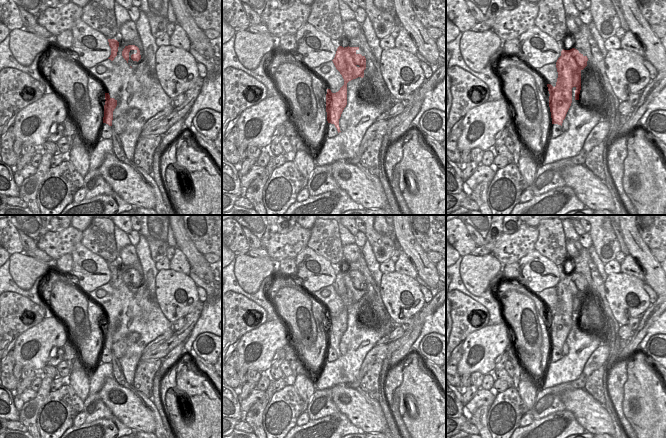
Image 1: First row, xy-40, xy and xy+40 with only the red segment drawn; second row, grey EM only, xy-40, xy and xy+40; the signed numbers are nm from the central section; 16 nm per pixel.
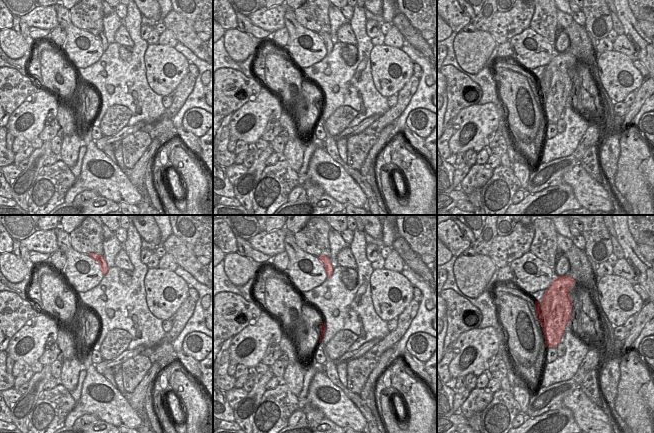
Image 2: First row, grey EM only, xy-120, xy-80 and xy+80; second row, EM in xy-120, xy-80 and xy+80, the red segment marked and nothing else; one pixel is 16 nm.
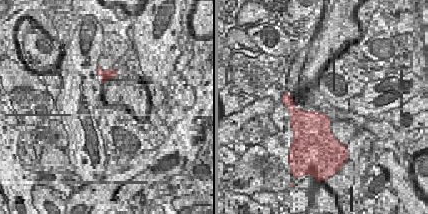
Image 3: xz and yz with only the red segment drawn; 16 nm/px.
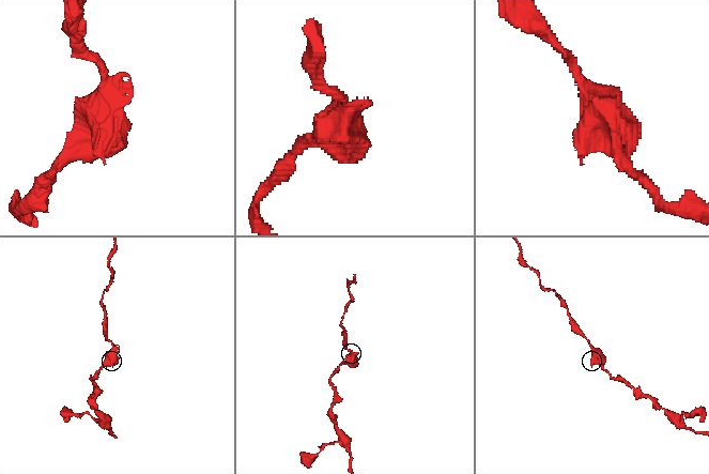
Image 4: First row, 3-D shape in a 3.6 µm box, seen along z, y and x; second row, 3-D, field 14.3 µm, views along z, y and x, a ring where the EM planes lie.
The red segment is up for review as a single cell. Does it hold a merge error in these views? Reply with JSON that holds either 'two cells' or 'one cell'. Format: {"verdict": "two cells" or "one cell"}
{"verdict": "two cells"}

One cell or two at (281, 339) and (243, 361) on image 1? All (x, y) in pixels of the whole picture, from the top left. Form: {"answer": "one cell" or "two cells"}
{"answer": "one cell"}

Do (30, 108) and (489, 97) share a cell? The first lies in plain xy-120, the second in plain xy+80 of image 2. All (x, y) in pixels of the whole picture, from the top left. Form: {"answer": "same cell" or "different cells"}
{"answer": "different cells"}

